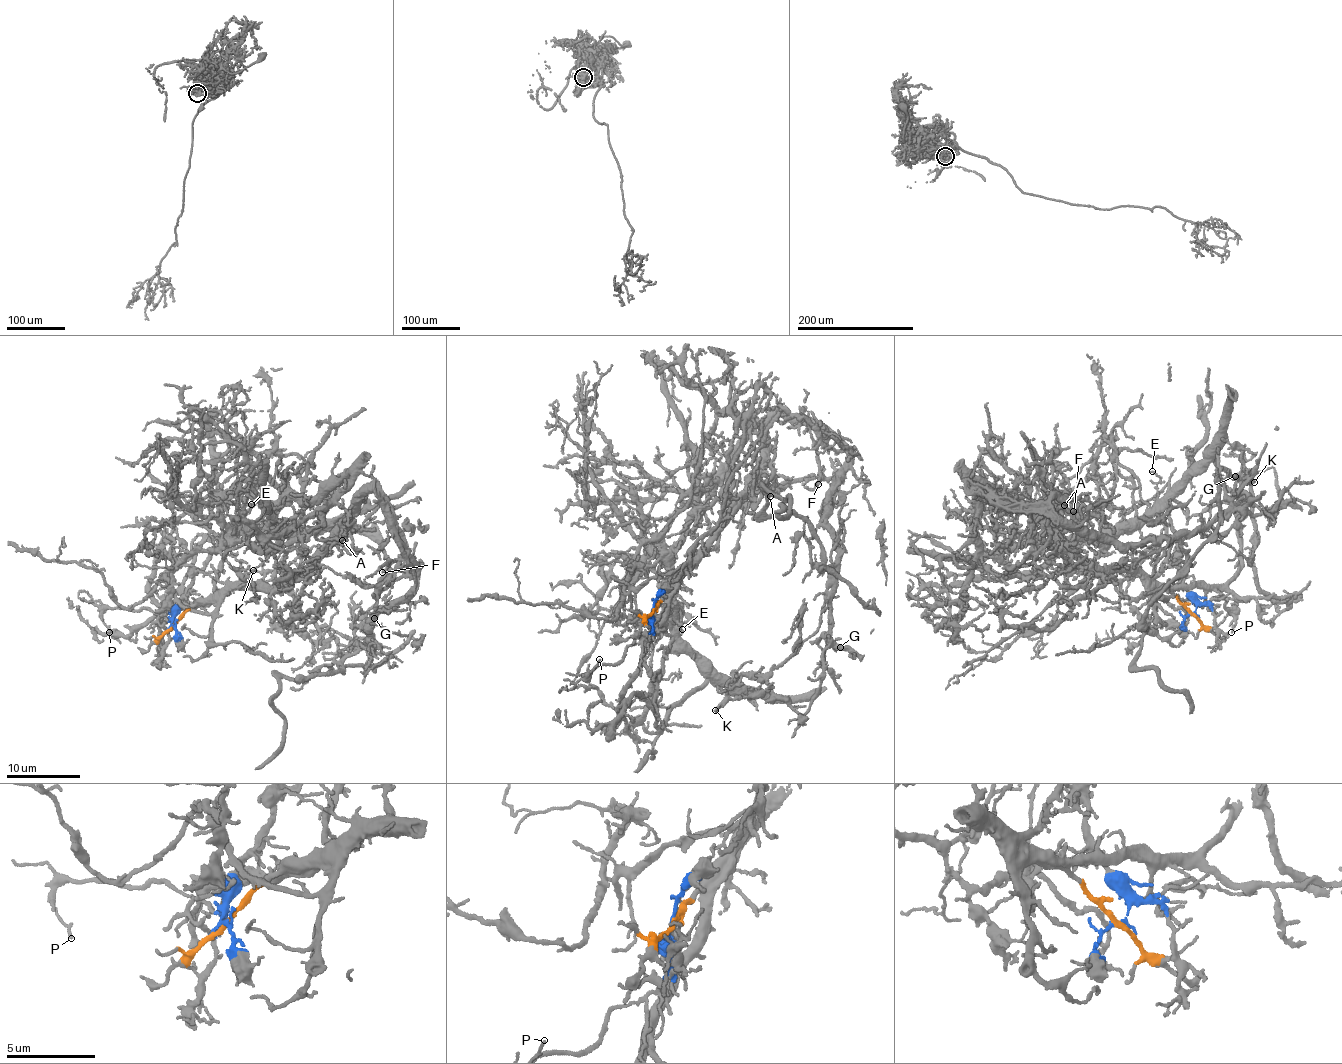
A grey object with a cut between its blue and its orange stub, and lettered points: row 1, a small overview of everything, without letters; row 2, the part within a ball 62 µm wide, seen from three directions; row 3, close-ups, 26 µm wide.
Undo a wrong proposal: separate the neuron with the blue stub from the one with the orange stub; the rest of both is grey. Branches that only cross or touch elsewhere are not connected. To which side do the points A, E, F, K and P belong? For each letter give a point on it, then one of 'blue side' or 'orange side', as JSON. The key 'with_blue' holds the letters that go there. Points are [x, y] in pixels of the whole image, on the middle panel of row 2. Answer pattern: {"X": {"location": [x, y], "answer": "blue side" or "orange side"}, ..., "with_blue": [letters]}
{"A": {"location": [770, 496], "answer": "orange side"}, "E": {"location": [682, 629], "answer": "blue side"}, "F": {"location": [818, 484], "answer": "orange side"}, "K": {"location": [715, 710], "answer": "blue side"}, "P": {"location": [599, 659], "answer": "blue side"}, "with_blue": ["E", "K", "P"]}

